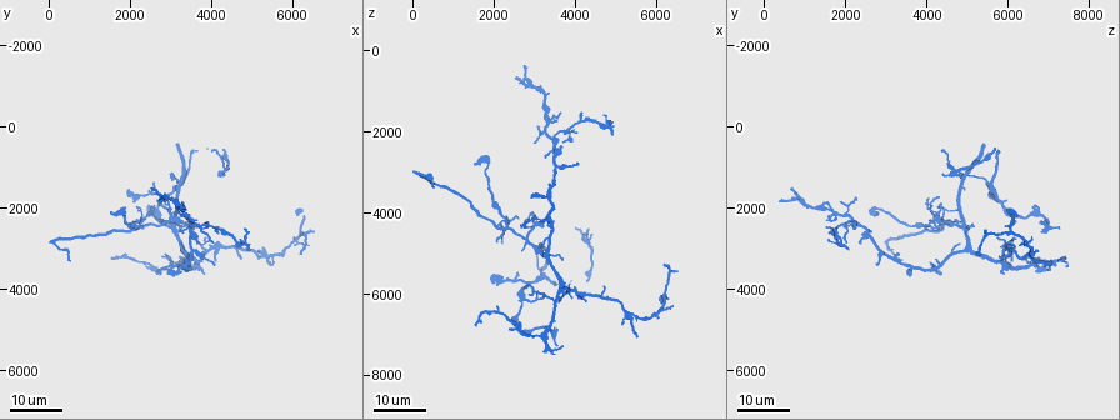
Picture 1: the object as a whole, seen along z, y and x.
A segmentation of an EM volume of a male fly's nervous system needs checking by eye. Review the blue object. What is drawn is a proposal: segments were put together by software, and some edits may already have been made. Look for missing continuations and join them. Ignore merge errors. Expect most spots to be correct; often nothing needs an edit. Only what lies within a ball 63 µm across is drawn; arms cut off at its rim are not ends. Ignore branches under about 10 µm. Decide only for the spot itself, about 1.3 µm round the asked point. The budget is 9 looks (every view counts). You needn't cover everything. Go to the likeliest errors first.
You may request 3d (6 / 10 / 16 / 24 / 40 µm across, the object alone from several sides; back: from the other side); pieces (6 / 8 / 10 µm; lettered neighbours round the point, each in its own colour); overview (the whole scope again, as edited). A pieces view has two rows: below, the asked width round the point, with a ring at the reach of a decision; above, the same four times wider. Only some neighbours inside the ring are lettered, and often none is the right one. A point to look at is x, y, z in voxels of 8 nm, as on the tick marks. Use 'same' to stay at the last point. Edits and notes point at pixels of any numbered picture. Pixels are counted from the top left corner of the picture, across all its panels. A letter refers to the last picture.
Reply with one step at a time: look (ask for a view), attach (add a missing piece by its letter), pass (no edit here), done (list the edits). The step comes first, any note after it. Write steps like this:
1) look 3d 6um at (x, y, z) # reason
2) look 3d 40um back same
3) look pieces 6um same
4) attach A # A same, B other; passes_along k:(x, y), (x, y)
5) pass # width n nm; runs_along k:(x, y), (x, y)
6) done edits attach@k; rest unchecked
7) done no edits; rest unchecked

look 3d 16um at (6150, 3050, 5300) # end of a long branch

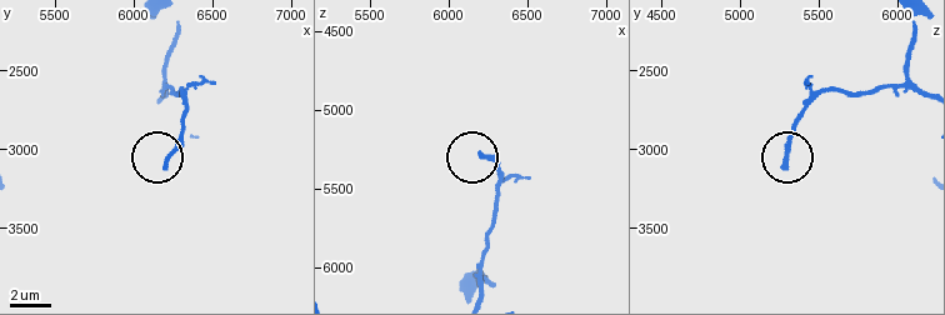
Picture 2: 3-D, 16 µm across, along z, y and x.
look pieces 10um at (6200, 3100, 5280)

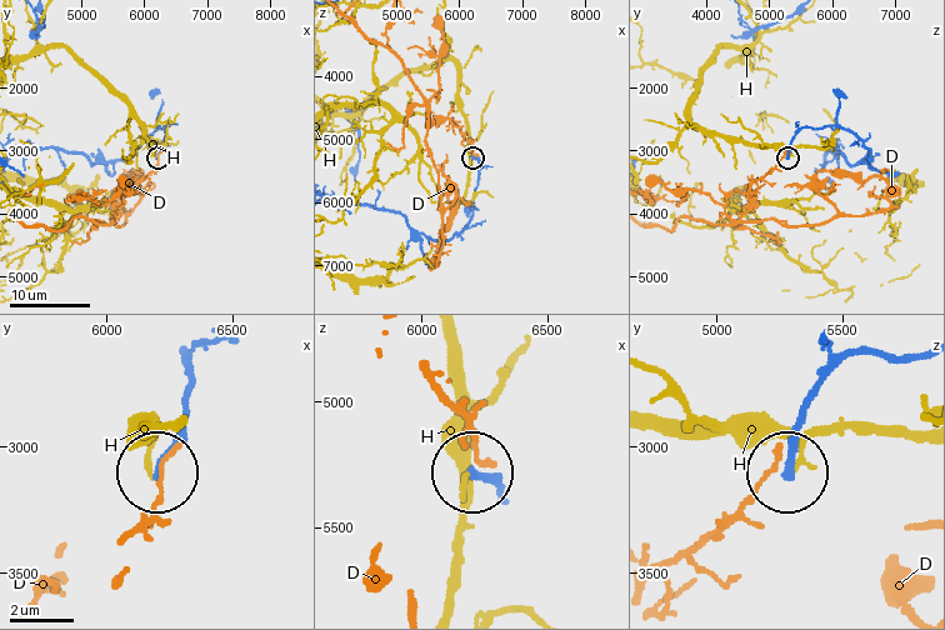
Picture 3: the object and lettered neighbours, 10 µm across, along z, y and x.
pass # D other, H other; runs_along 3:(924, 356), (859, 356), (843, 364), (805, 413), (789, 466); no lettered piece goes on from it

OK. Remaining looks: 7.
look 3d 24um at (2700, 3550, 4350)

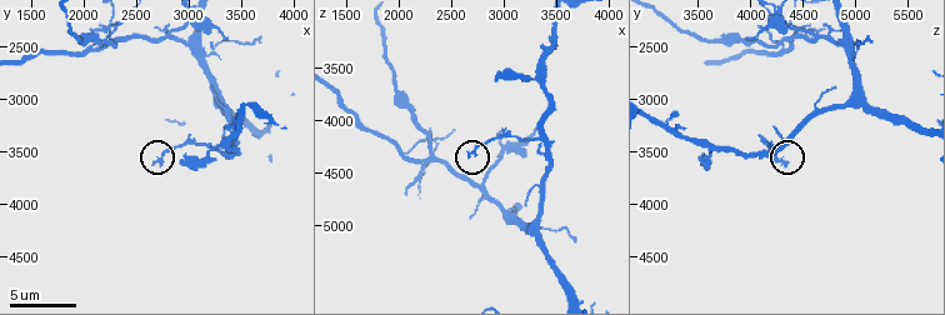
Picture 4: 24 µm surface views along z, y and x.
look 3d 6um at (2640, 3620, 4300)

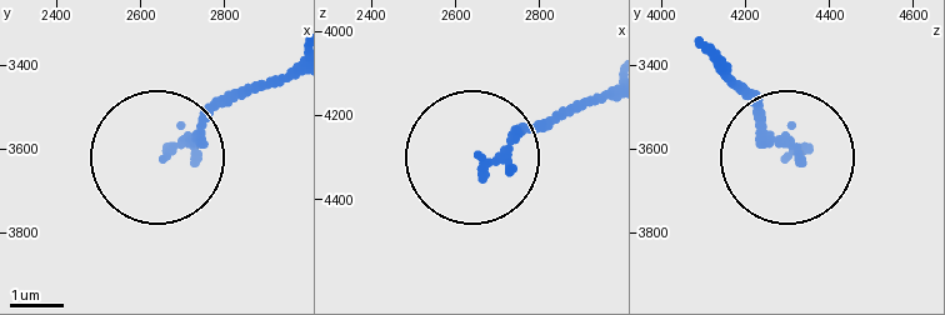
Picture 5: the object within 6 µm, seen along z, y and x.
look pieces 10um at (2660, 3600, 4310) # what lies round it

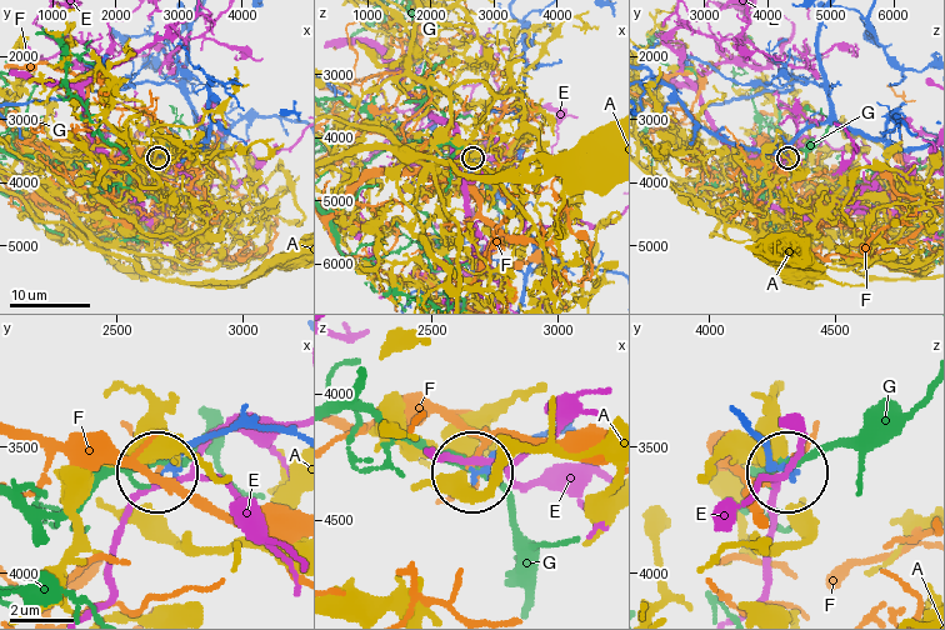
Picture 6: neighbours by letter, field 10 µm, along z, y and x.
pass # A other, E other, F other, G other; none of them fits

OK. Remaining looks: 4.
look 3d 16um at (4900, 3000, 2100) # tapers out

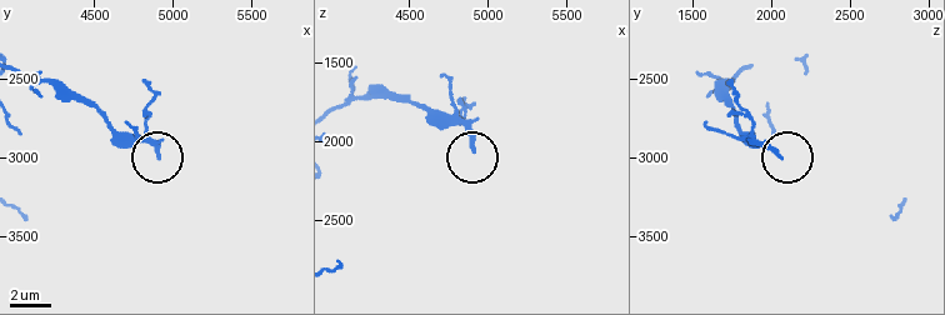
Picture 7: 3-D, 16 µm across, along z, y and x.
look pieces 6um at (4900, 3000, 2060)

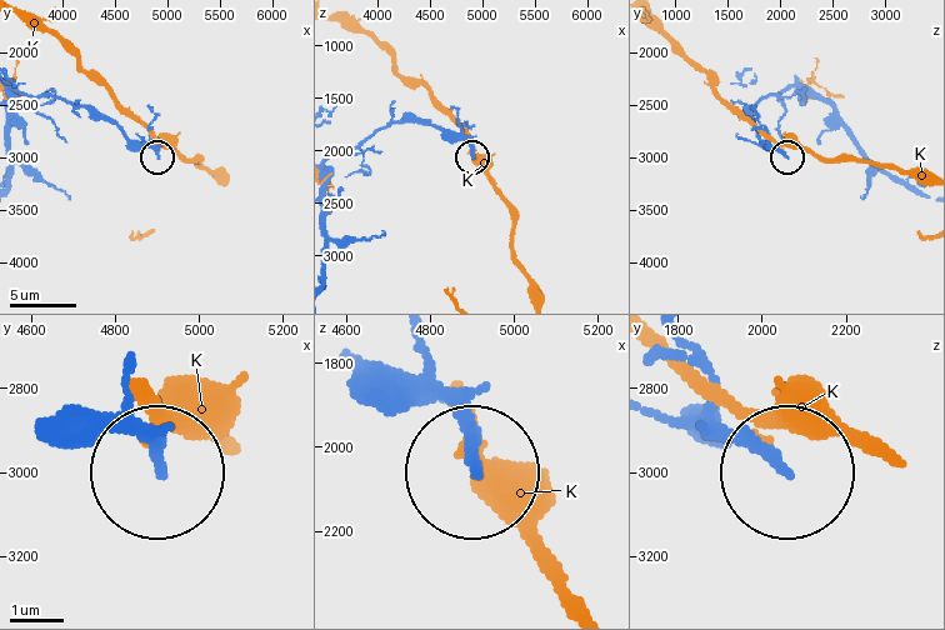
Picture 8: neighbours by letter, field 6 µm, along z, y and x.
pass # width 170 nm; K other; runs_along 8:(696, 410), (776, 464); no lettered piece goes on from it

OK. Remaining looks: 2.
look 3d 16um at (4100, 3300, 6150) # thin end

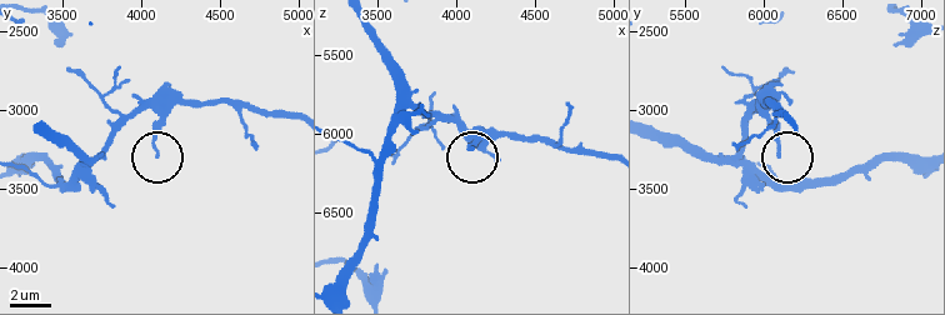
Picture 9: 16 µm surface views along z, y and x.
look pieces 8um at (4100, 3300, 6080)

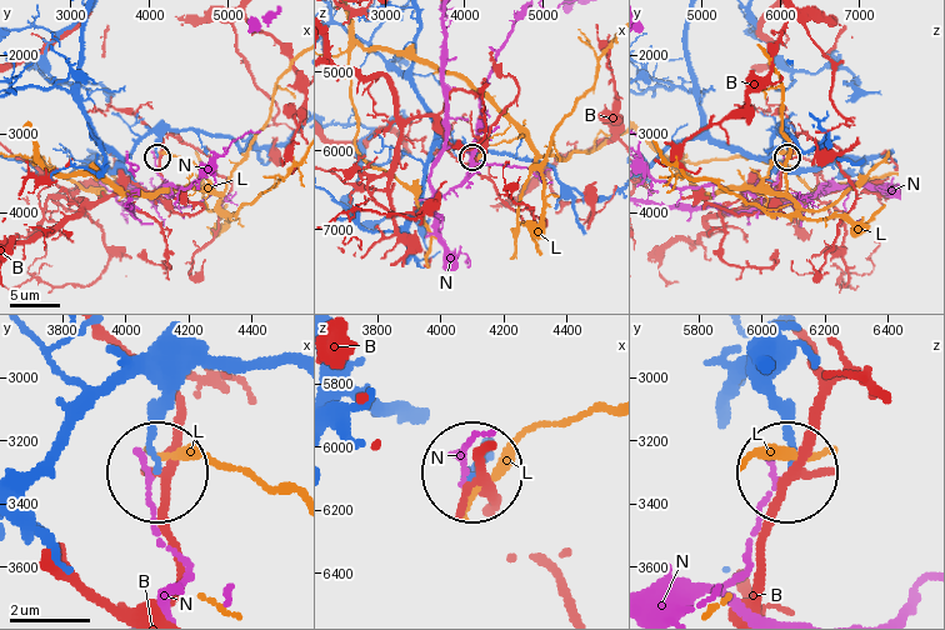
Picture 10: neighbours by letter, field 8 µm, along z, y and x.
pass # B other, L other, N other; runs_along 10:(55, 445), (105, 395), (145, 379), (155, 395), (155, 473); none of them fits

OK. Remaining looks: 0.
done no edits; rest unchecked

